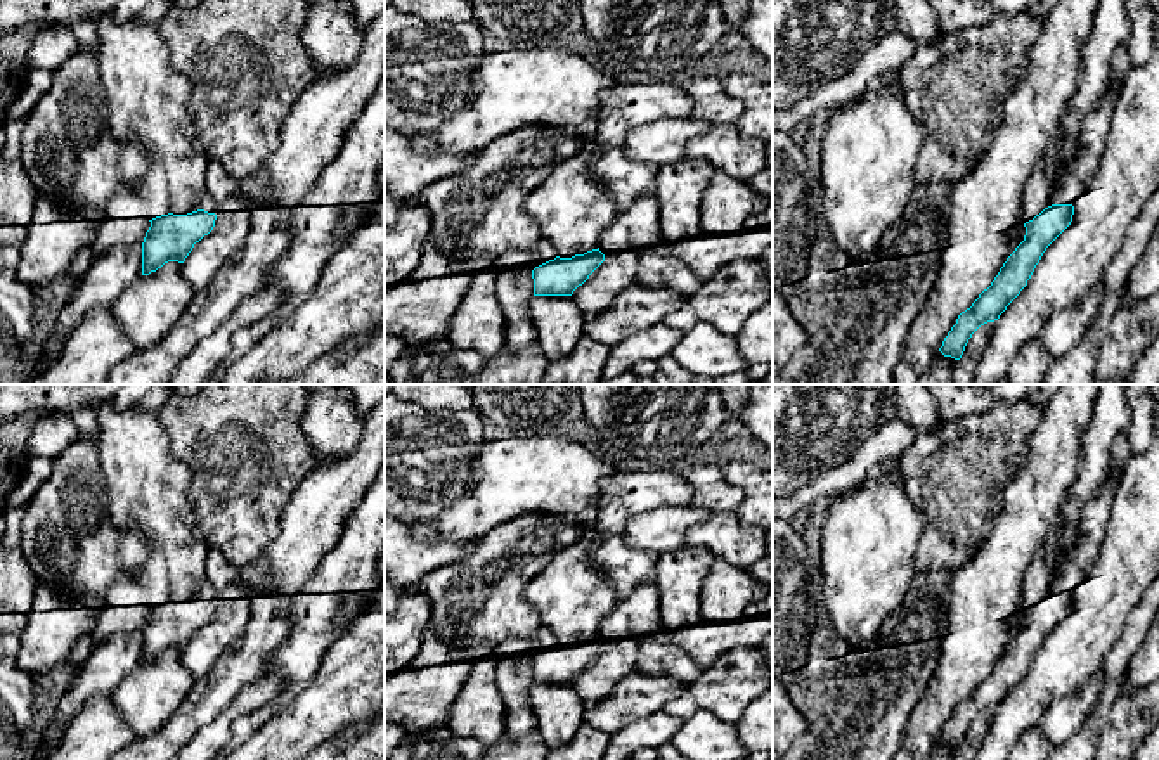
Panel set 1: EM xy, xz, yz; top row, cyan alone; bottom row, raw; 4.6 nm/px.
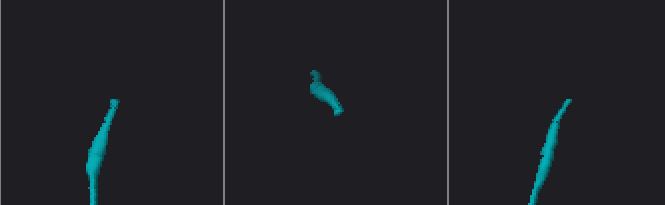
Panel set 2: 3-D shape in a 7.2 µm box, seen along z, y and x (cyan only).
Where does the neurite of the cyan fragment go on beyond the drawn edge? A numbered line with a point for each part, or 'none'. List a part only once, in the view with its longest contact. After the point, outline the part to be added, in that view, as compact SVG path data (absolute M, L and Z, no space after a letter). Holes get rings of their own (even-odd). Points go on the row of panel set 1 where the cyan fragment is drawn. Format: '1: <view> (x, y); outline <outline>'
1: yz (1076, 175); outline M1117 92L1105 93L1100 106L1083 119L1079 151L1059 175L1053 204L1072 204L1090 187L1109 138L1117 99Z

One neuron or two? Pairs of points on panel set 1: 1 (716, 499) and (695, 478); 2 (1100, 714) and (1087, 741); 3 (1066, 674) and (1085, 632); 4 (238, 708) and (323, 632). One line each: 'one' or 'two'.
1: one
2: one
3: one
4: two

